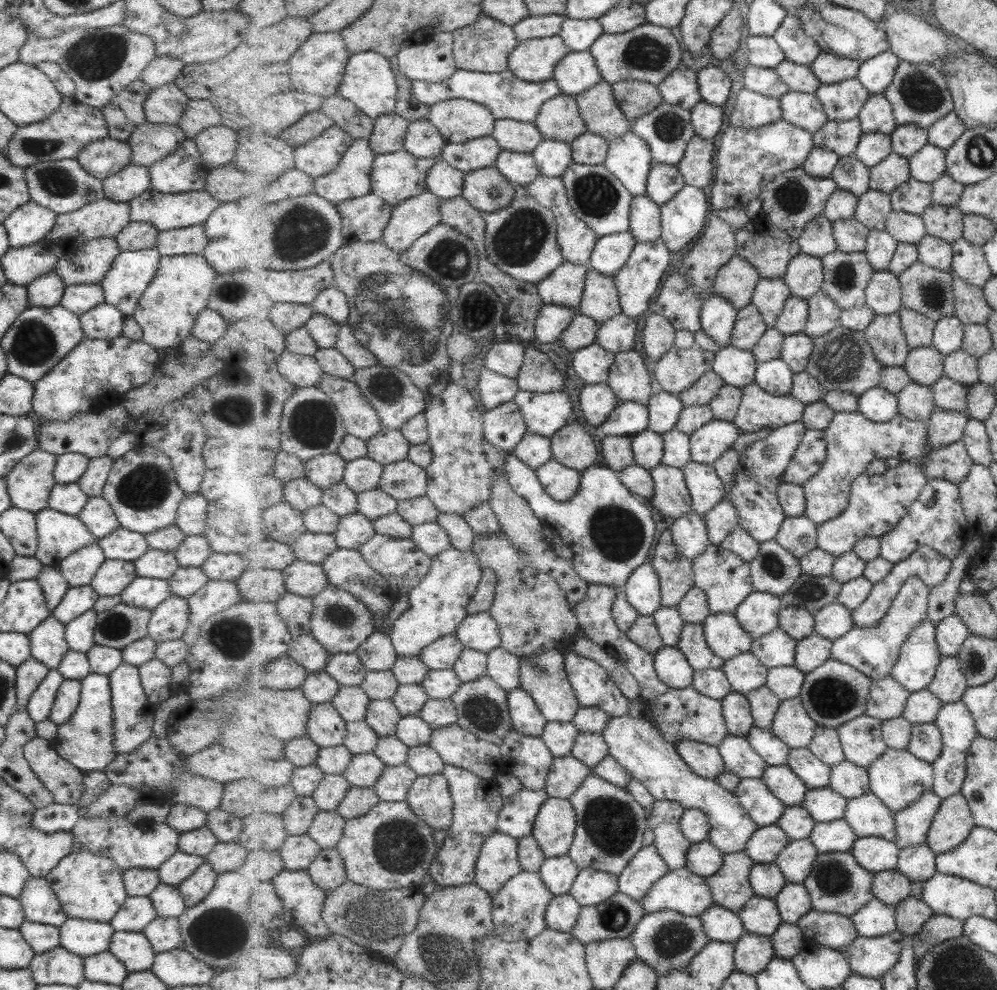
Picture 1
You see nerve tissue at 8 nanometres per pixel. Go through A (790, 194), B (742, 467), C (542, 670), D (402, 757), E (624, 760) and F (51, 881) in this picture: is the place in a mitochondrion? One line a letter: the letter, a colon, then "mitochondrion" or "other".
A: mitochondrion
B: other
C: mitochondrion
D: other
E: other
F: other

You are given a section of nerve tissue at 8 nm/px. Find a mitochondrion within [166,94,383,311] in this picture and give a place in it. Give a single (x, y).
(302, 232)

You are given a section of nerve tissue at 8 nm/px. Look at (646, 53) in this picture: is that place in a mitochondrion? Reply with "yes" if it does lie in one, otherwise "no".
yes

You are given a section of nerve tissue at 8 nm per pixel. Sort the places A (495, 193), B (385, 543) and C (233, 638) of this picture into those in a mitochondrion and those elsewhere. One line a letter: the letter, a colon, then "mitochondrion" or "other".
A: mitochondrion
B: other
C: mitochondrion

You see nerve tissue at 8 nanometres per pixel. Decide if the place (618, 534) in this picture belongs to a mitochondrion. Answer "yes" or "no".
yes

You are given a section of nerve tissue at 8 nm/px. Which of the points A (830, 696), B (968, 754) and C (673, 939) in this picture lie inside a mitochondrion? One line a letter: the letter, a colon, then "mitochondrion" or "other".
A: mitochondrion
B: other
C: mitochondrion

